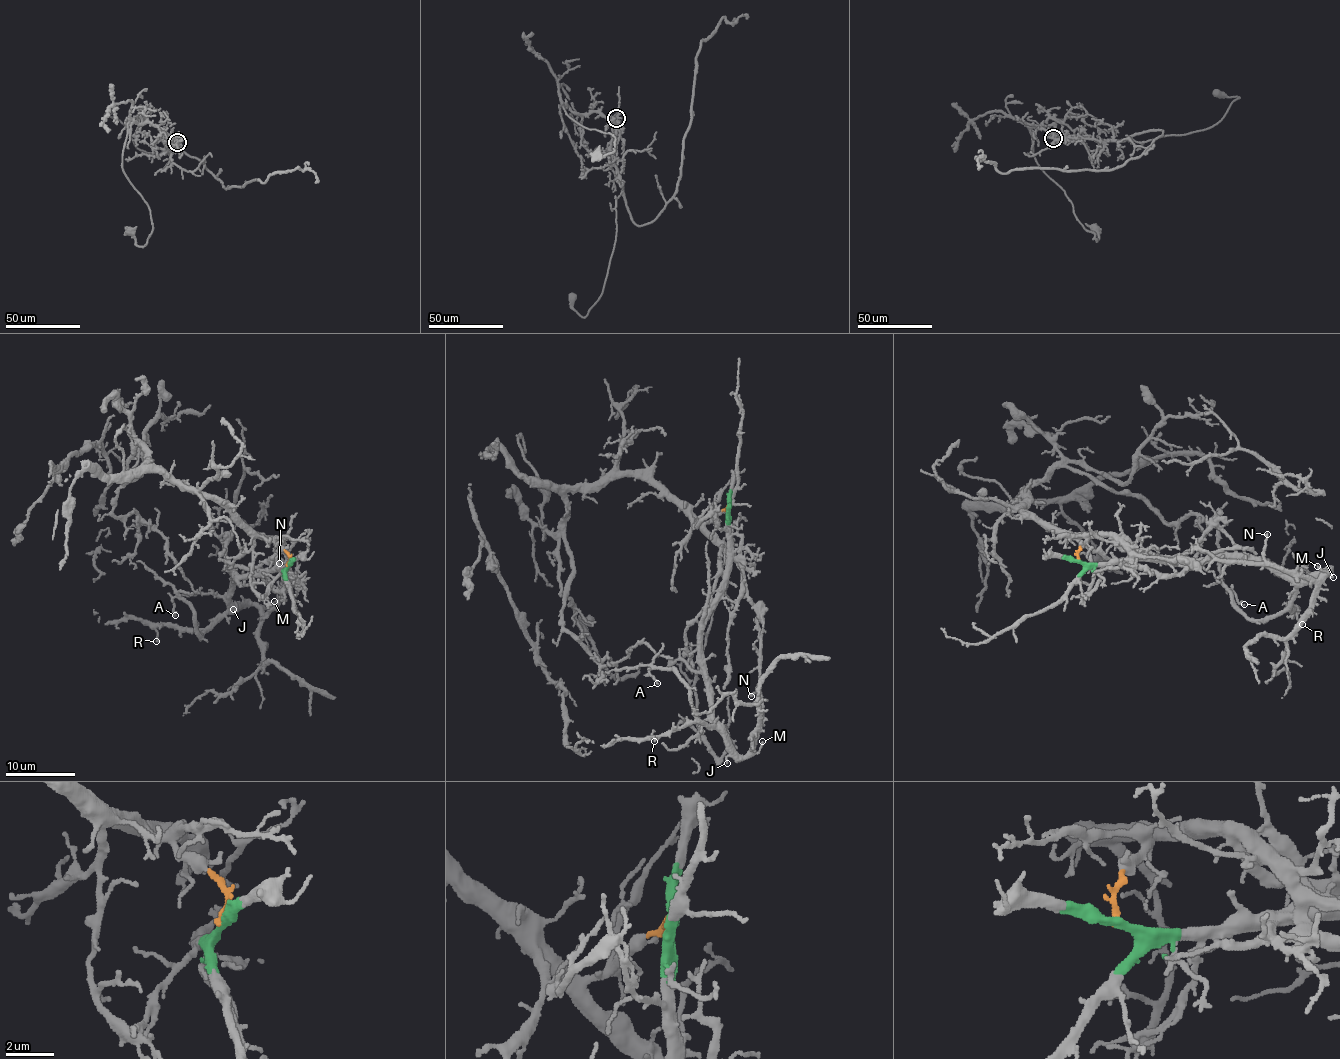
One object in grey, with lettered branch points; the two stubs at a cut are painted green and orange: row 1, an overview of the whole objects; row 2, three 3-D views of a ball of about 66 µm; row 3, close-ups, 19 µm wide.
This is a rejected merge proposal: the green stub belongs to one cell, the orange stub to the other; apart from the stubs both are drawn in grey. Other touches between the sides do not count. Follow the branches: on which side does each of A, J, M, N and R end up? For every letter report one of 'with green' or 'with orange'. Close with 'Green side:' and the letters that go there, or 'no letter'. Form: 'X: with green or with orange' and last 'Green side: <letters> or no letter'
A: with green
J: with green
M: with green
N: with green
R: with green
Green side: A, J, M, N, R

